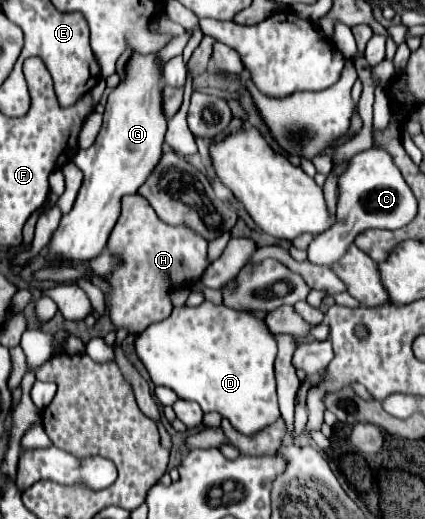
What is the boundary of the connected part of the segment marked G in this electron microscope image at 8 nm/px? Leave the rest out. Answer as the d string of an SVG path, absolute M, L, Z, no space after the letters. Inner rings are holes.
M132 53L118 87L108 95L104 125L96 143L92 149L78 151L74 157L76 167L84 173L84 181L72 211L62 217L48 243L46 263L50 267L82 265L96 259L104 251L110 231L120 215L120 197L136 193L156 167L166 135L160 83L162 69L156 65L156 53Z

